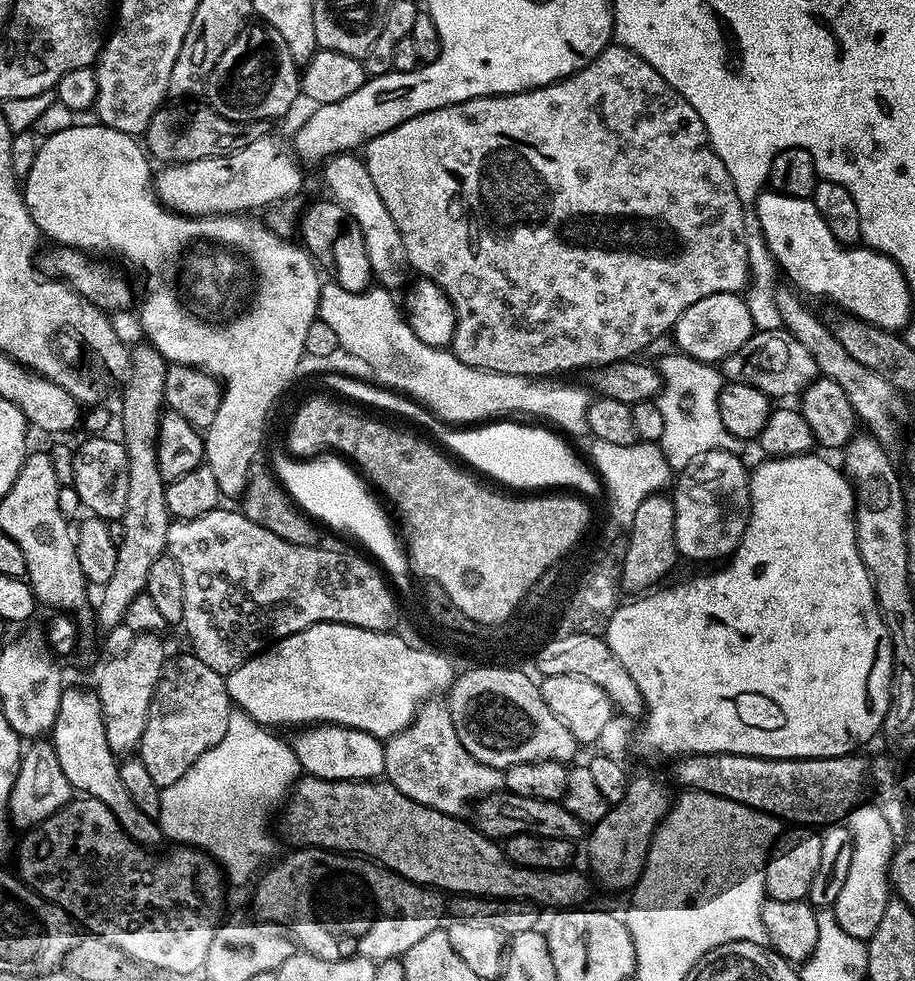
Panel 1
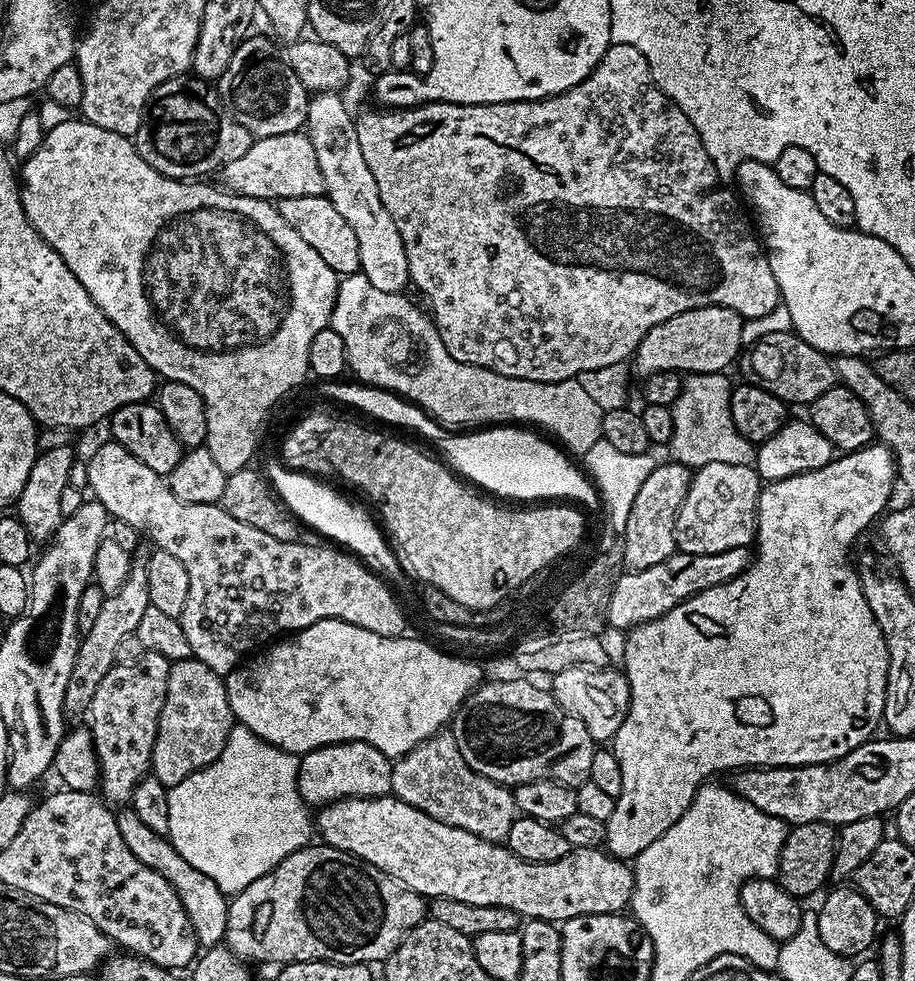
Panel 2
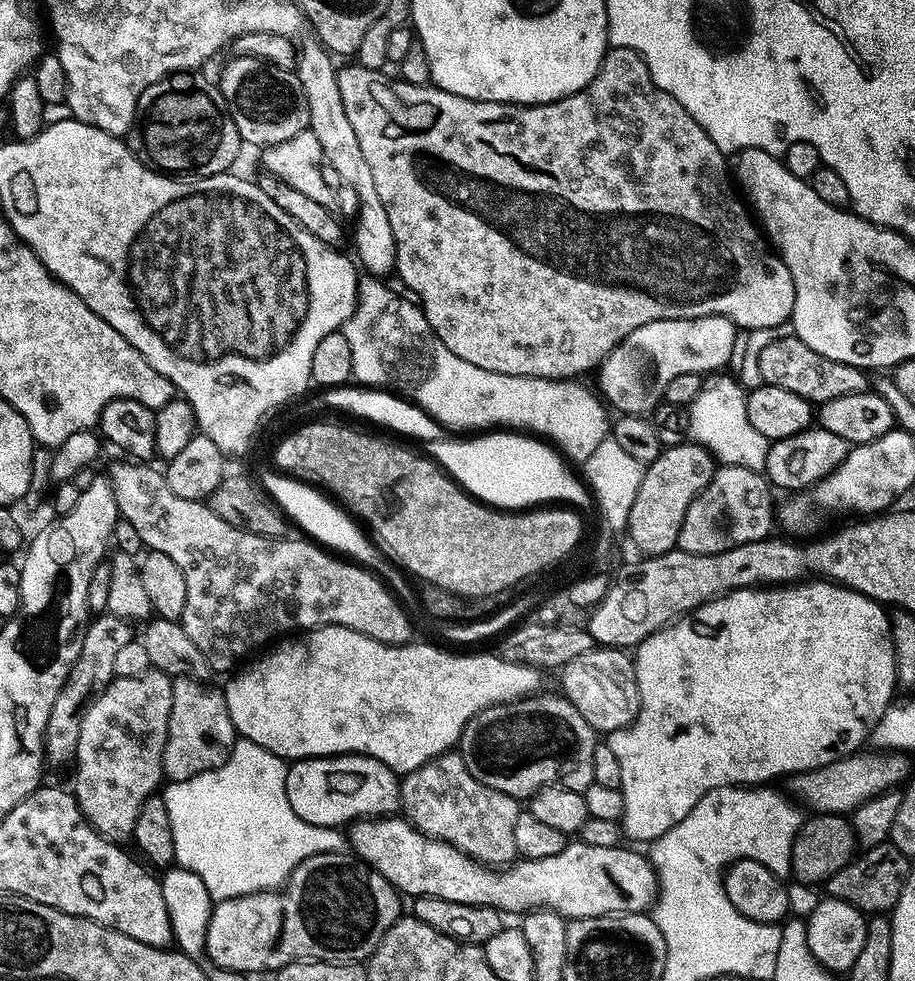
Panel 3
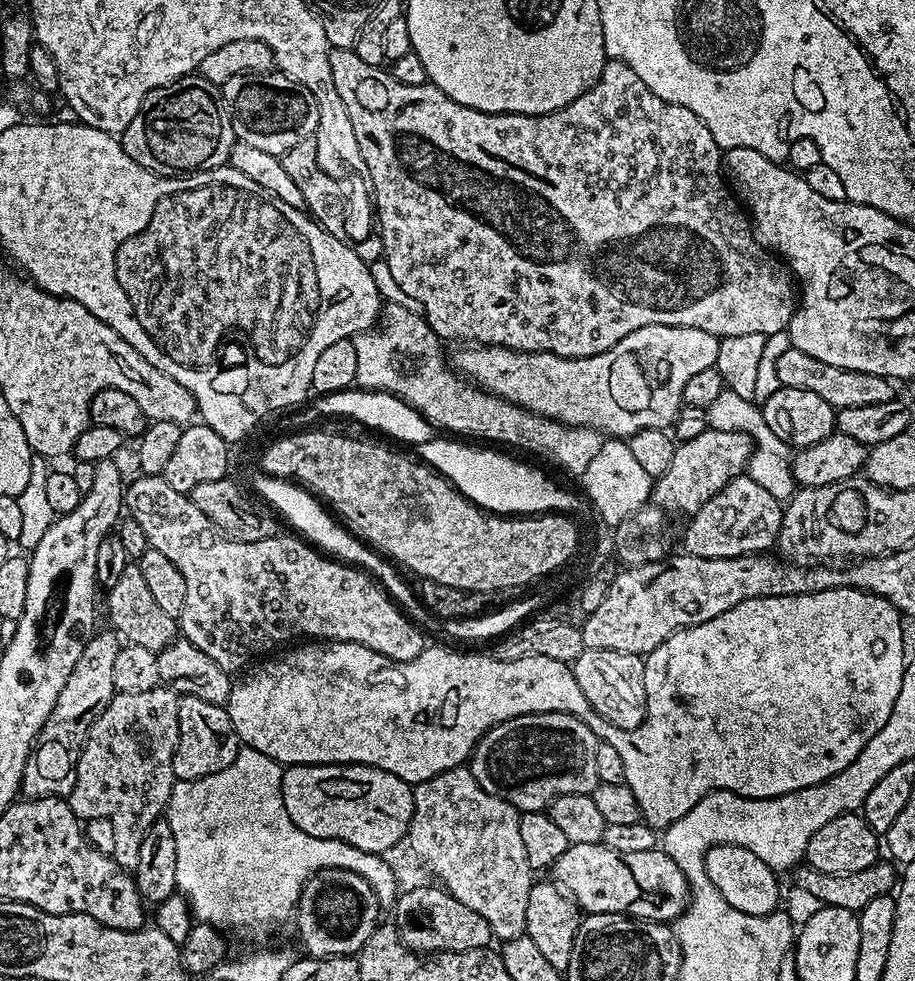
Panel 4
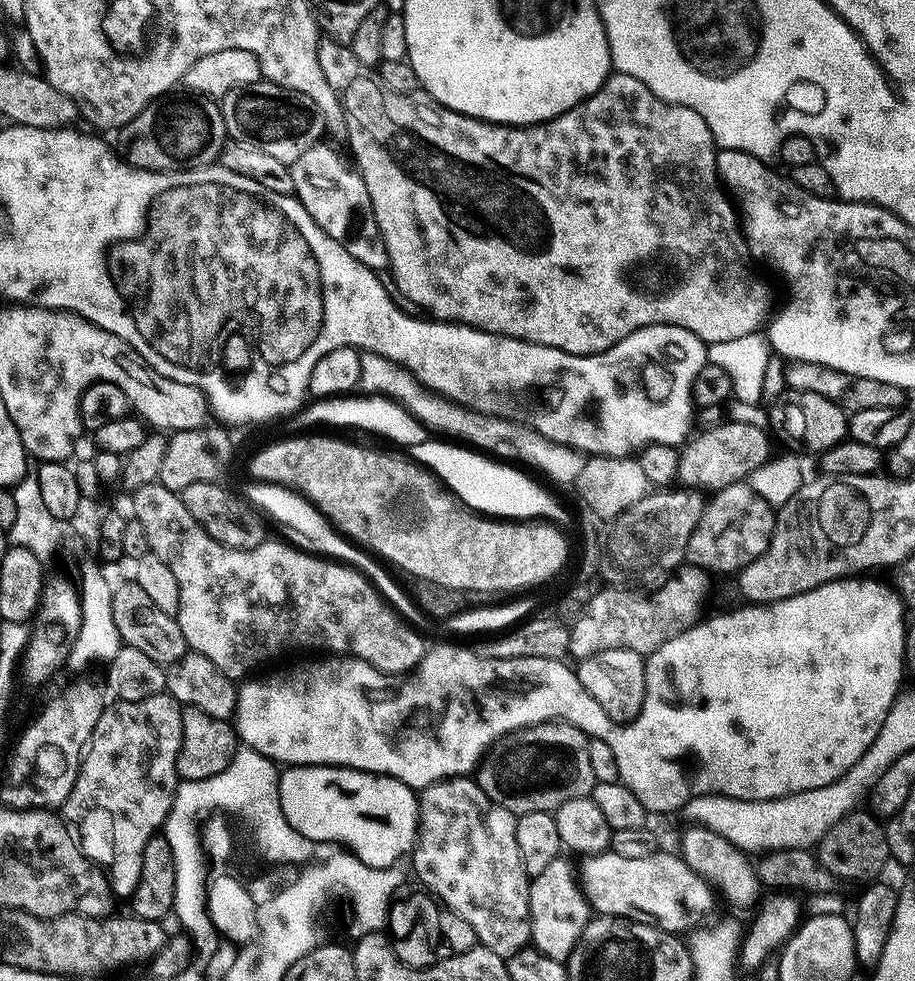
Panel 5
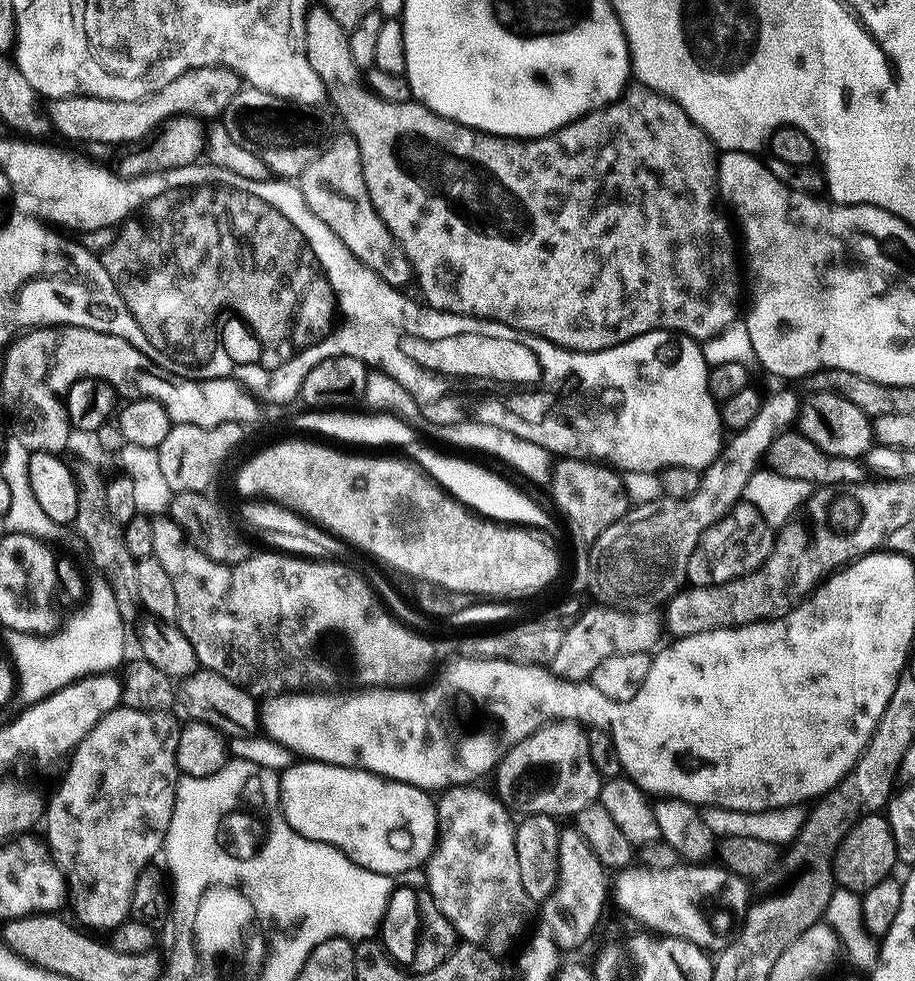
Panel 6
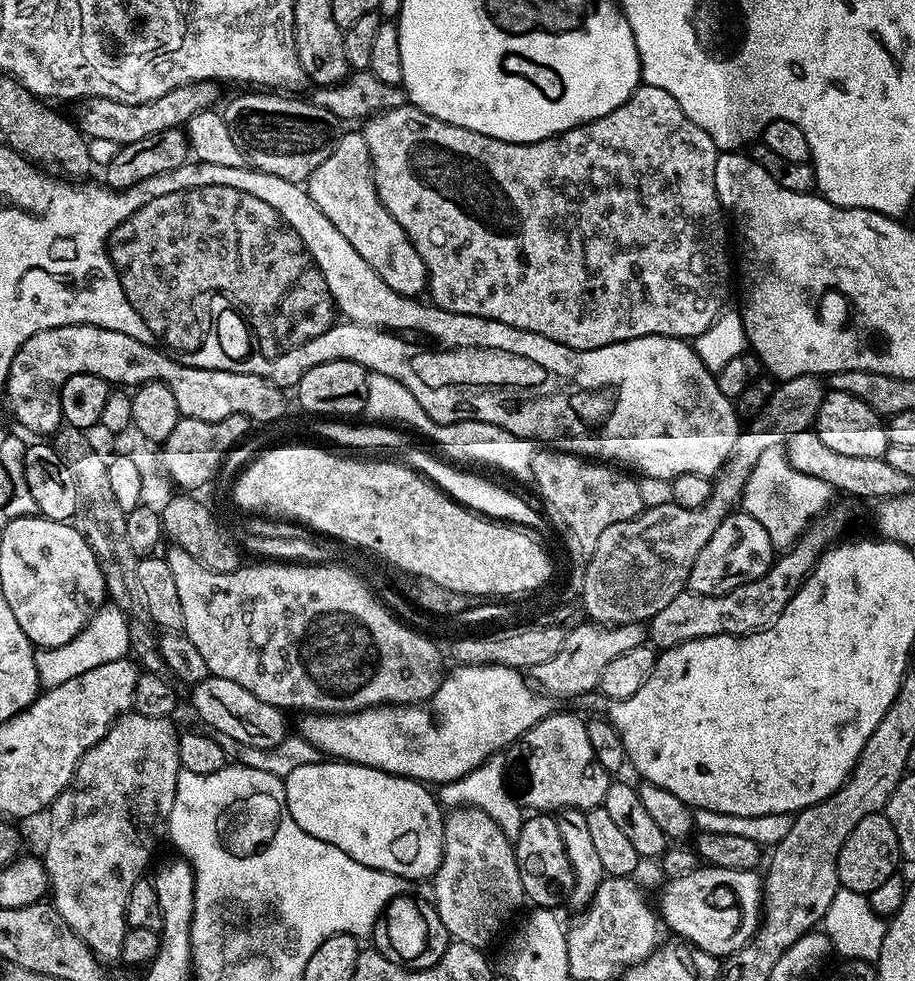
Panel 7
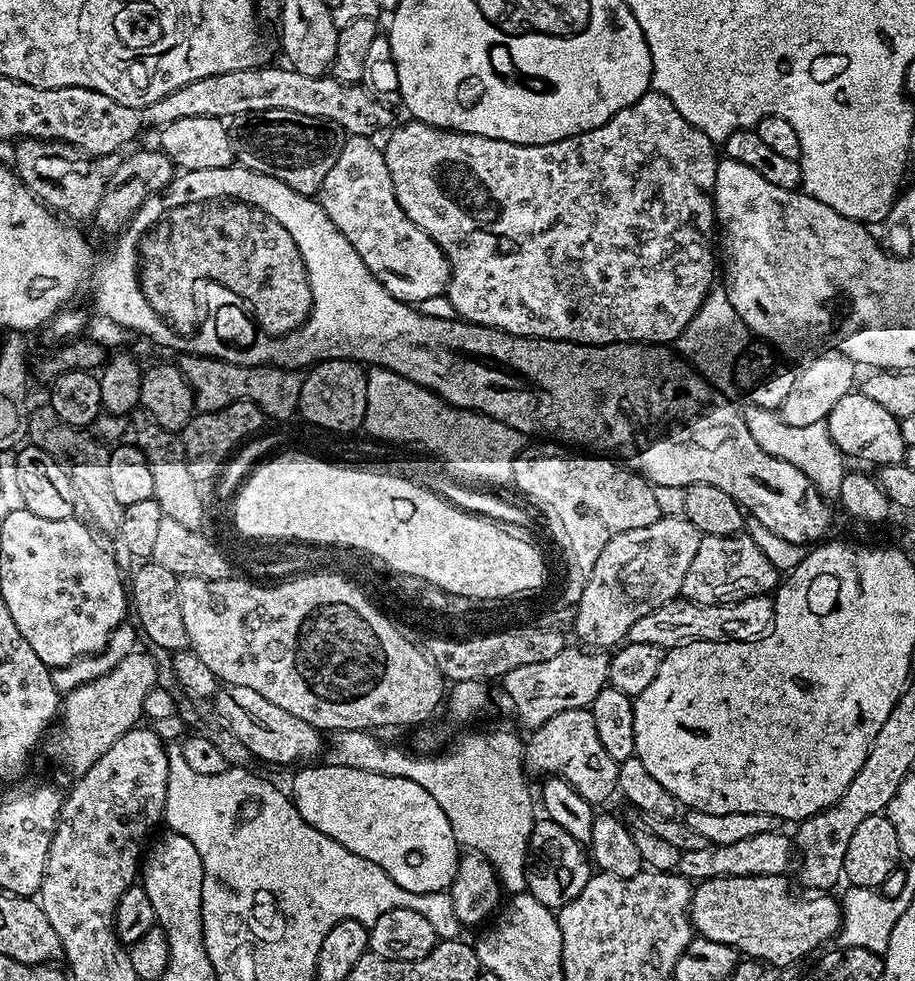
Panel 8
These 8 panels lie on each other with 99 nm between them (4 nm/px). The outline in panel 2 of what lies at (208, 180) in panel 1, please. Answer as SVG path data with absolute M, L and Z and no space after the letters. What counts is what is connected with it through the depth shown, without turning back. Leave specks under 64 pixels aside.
M303 132L274 134L253 139L250 150L242 158L234 158L222 169L223 187L250 198L279 202L286 198L323 196L324 179L310 138Z

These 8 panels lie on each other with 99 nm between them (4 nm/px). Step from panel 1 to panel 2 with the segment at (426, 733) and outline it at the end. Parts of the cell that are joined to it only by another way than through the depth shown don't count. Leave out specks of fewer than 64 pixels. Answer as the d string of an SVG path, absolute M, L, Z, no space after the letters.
M448 730L437 732L435 736L422 741L414 750L410 750L393 763L391 795L430 814L430 818L434 818L438 822L446 822L446 826L461 828L478 838L493 842L507 841L510 826L518 815L516 803L512 797L512 788L470 770L466 758L462 758L462 750L458 746L456 737Z

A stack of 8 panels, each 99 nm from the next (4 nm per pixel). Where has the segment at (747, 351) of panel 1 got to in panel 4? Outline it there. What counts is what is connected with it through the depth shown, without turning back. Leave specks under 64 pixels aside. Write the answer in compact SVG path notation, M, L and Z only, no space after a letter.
M790 347L777 360L778 382L782 388L794 390L811 390L818 398L826 398L830 406L837 410L846 406L879 406L881 402L897 399L897 385L887 376L870 374L866 370L850 370L842 366L830 366L802 350Z

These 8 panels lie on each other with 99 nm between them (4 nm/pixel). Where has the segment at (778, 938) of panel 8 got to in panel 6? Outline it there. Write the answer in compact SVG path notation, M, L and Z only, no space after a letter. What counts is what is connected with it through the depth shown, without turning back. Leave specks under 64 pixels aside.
M688 862L683 866L666 869L629 866L619 869L615 873L616 880L614 876L614 900L616 896L617 906L653 933L677 936L705 950L723 949L733 931L732 916L740 922L748 912L749 885L724 866L708 868L712 866L704 862Z

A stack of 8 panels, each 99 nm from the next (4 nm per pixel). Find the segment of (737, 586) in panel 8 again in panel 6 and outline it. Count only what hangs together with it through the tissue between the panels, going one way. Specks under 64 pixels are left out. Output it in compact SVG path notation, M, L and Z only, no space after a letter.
M737 502L722 519L715 520L704 531L702 538L698 538L698 546L694 546L694 554L690 554L690 562L686 566L687 583L693 588L701 588L702 586L725 584L734 578L750 574L755 568L760 568L762 562L766 562L772 549L773 539L774 529L768 525L766 518L762 518L760 511L753 504Z

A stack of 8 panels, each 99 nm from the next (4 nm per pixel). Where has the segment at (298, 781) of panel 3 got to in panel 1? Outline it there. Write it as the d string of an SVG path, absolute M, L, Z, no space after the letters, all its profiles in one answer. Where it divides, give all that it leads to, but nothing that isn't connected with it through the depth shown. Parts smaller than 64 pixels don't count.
M340 724L305 727L291 741L301 769L323 780L375 780L384 776L384 745L381 737L362 730L343 728Z

